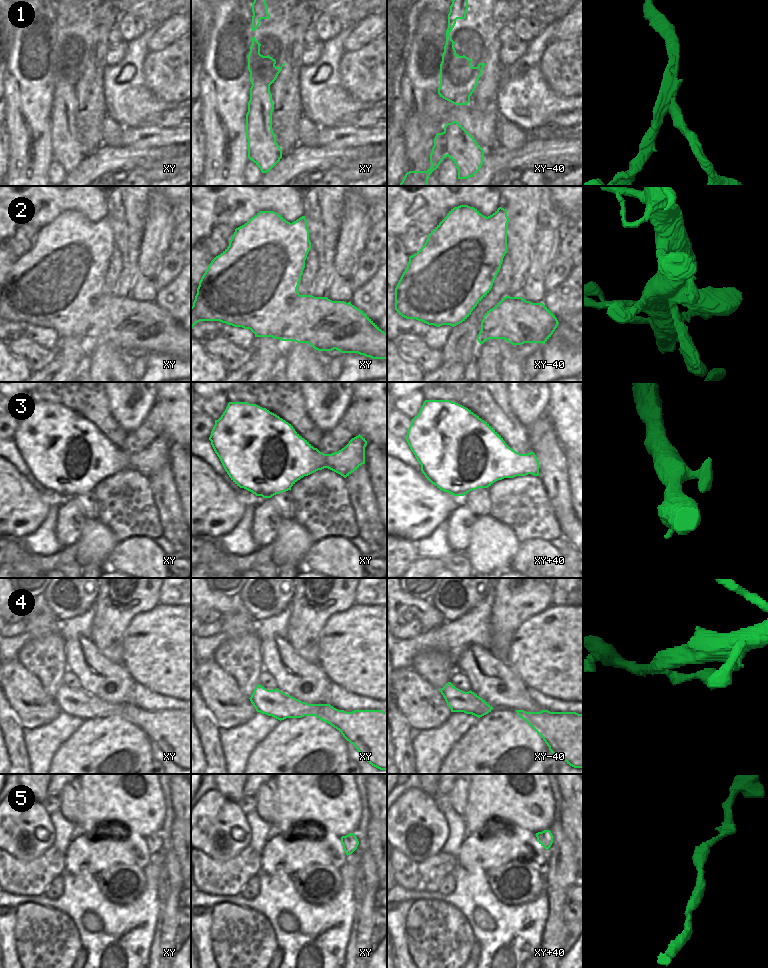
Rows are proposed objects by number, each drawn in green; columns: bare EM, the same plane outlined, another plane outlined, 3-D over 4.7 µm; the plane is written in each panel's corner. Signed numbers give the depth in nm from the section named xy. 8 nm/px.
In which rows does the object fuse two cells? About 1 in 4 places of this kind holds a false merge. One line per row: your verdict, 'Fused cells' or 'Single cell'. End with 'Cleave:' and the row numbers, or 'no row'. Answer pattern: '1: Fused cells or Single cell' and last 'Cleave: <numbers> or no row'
1: Fused cells
2: Single cell
3: Single cell
4: Single cell
5: Single cell
Cleave: 1.

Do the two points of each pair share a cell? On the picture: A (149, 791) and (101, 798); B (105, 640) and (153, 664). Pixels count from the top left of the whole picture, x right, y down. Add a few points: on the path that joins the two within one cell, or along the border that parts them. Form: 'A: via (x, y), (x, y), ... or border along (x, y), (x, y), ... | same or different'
A: via (137, 799), (113, 798) | same
B: border along (128, 626), (123, 635), (123, 658), (120, 663) | different

